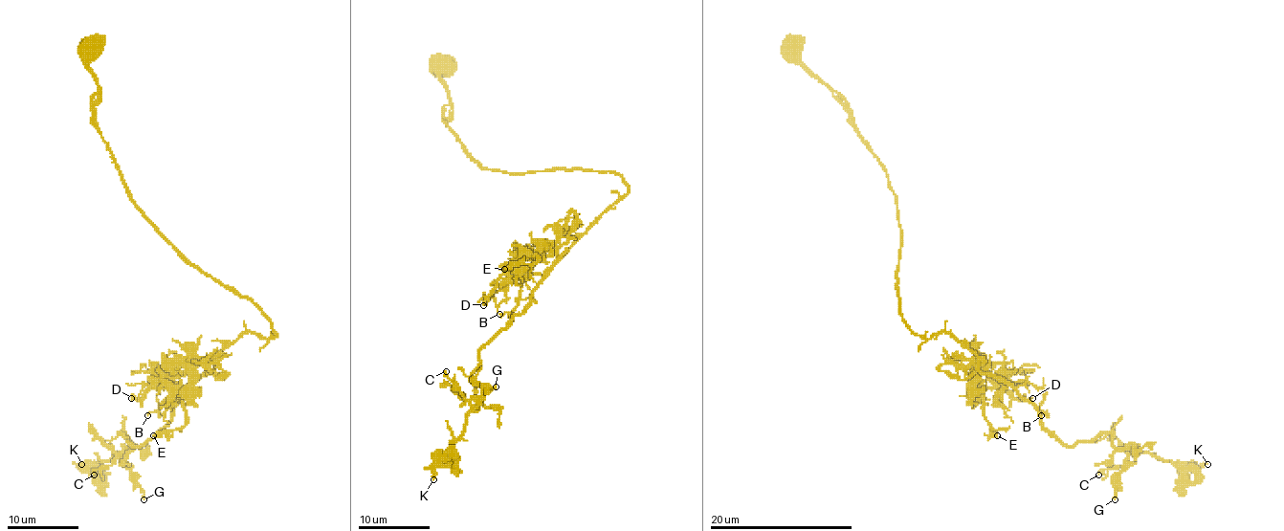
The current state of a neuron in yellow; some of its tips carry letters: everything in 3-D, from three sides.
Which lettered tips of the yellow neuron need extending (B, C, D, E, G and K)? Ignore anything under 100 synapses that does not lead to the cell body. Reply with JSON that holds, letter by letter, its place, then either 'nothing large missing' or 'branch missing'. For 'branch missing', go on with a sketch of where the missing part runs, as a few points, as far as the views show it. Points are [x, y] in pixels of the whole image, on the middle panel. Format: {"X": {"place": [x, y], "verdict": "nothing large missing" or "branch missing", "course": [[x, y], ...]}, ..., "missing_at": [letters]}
{"B": {"place": [499, 314], "verdict": "nothing large missing"}, "C": {"place": [446, 371], "verdict": "nothing large missing"}, "D": {"place": [483, 305], "verdict": "nothing large missing"}, "E": {"place": [504, 269], "verdict": "nothing large missing"}, "G": {"place": [496, 387], "verdict": "nothing large missing"}, "K": {"place": [433, 479], "verdict": "nothing large missing"}, "missing_at": []}

